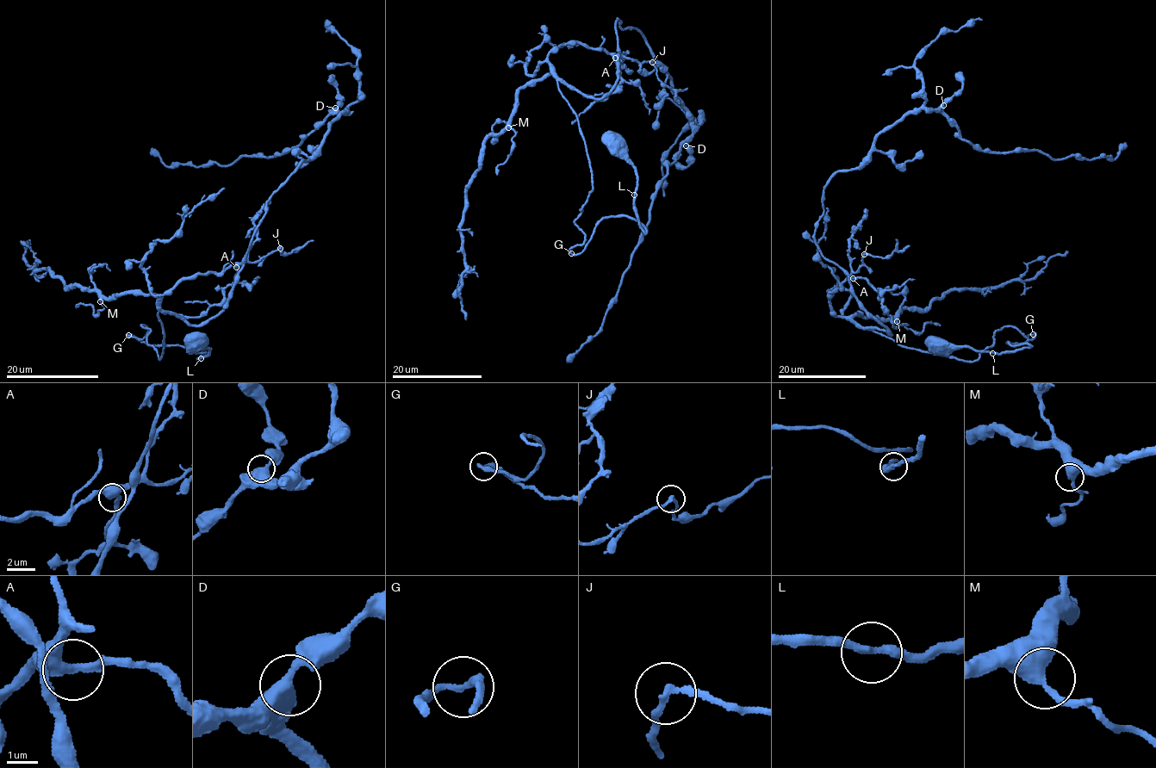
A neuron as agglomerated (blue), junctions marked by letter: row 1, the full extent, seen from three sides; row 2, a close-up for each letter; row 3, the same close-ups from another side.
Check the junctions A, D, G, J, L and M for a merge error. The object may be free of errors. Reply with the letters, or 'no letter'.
no letter

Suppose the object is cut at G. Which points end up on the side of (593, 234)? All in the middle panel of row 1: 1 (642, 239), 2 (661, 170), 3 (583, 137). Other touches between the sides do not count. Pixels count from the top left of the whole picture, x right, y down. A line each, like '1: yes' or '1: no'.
1: no
2: no
3: no

